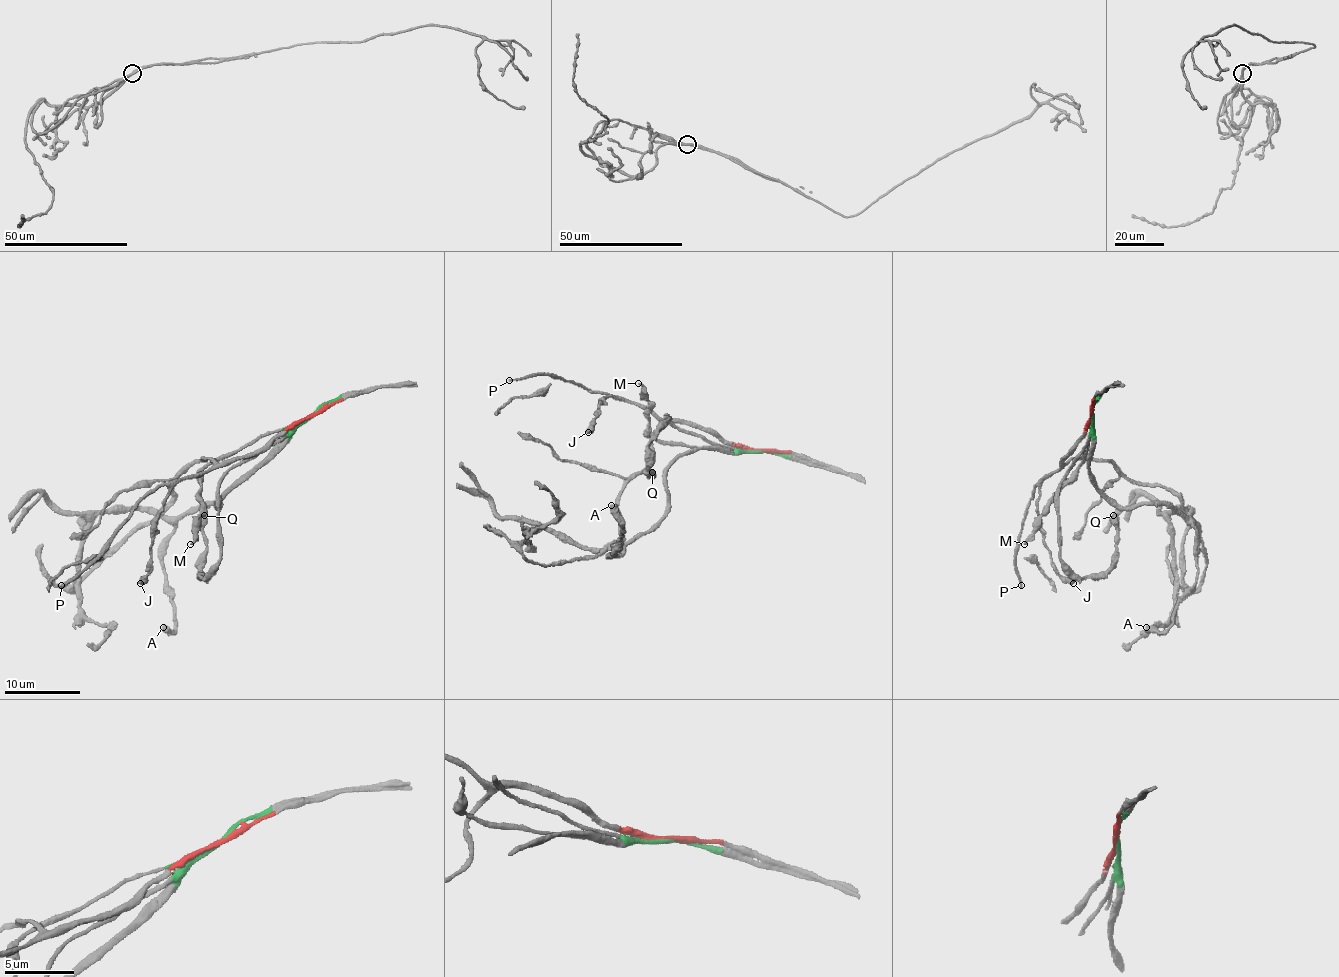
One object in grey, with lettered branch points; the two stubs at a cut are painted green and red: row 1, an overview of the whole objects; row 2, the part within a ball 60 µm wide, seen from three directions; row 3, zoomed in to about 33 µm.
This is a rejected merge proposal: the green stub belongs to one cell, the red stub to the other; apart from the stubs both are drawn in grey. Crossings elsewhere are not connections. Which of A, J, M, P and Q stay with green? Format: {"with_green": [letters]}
{"with_green": ["A", "M", "Q"]}

